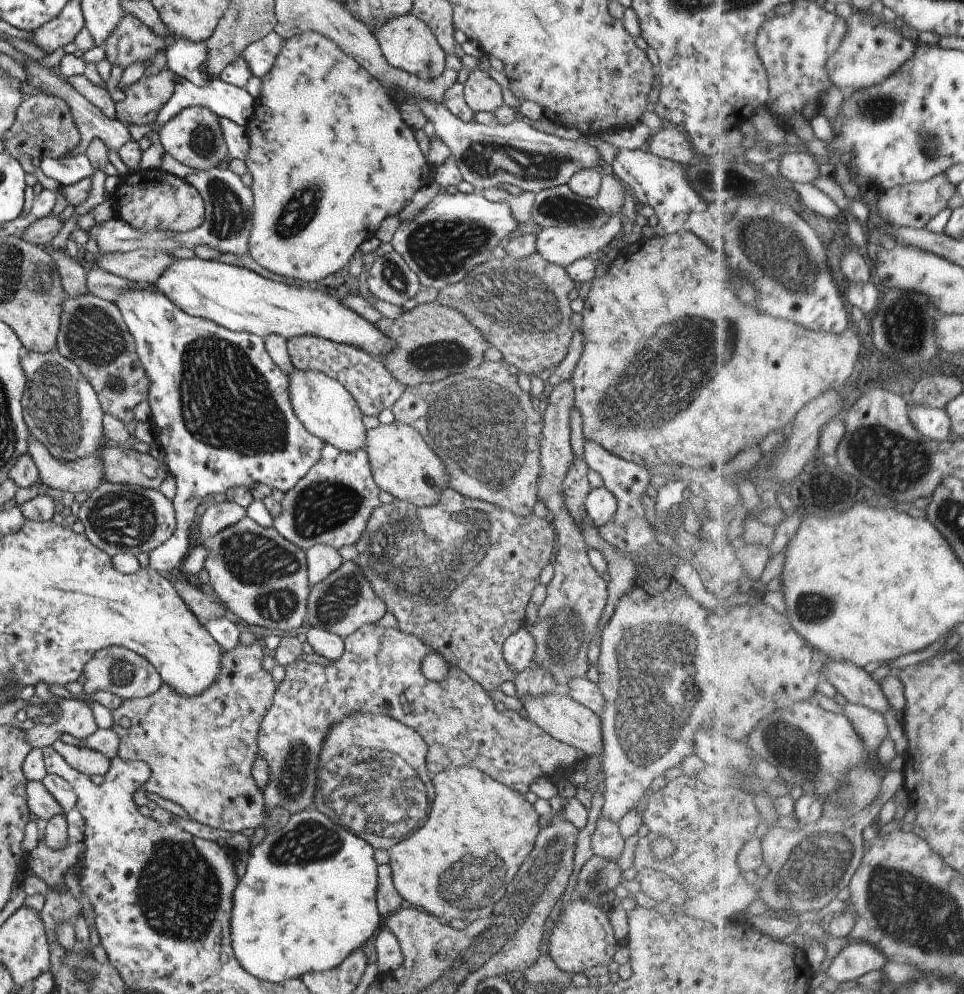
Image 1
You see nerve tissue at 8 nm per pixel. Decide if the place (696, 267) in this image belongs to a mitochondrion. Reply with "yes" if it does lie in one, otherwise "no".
no

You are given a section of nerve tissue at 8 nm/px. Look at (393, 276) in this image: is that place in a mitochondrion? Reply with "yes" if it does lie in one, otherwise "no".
yes

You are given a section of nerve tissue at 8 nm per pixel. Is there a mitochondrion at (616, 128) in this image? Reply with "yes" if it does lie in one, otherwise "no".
no

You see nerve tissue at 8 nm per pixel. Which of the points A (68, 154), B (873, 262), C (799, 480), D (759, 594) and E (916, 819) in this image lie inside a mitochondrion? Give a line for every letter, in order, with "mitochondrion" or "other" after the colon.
A: other
B: other
C: other
D: other
E: other

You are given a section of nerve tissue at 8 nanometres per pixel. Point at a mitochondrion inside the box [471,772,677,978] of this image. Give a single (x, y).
(598, 878)

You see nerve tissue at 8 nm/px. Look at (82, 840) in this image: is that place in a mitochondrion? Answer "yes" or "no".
no

